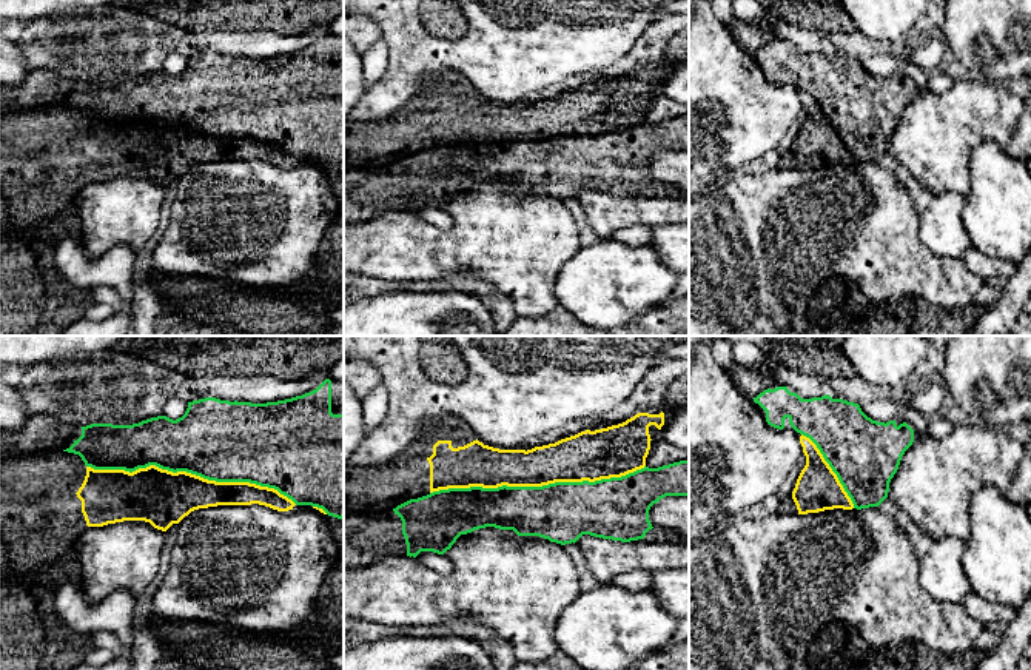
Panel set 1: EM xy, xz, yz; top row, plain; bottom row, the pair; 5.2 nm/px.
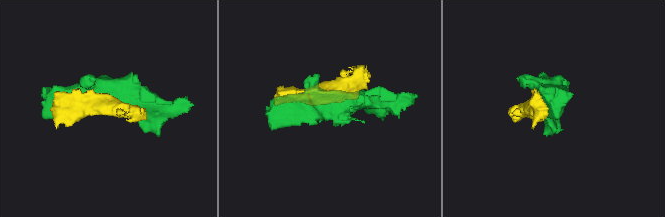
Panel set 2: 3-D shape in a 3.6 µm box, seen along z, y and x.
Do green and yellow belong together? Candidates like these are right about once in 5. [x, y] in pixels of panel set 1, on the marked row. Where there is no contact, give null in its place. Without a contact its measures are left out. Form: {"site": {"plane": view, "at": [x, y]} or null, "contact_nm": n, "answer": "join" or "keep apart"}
{"site": {"plane": "xz", "at": [537, 487]}, "contact_nm": 1100, "answer": "keep apart"}

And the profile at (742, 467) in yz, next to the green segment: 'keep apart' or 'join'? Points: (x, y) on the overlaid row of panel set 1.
keep apart

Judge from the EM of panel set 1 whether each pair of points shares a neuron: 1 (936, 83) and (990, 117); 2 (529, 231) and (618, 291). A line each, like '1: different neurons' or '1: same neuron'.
1: different neurons
2: different neurons

